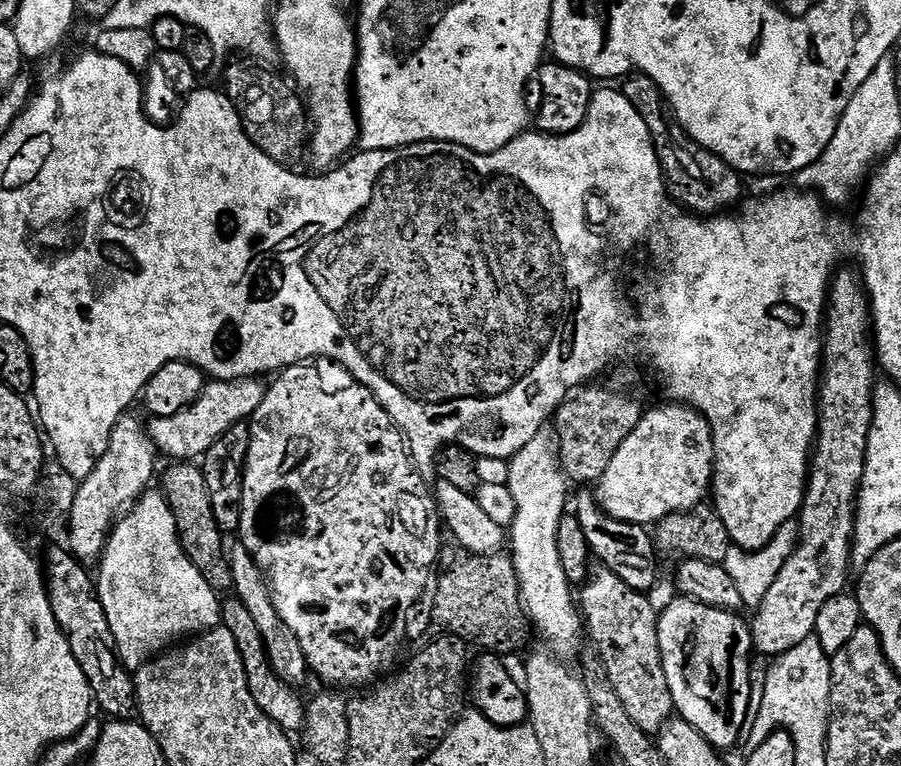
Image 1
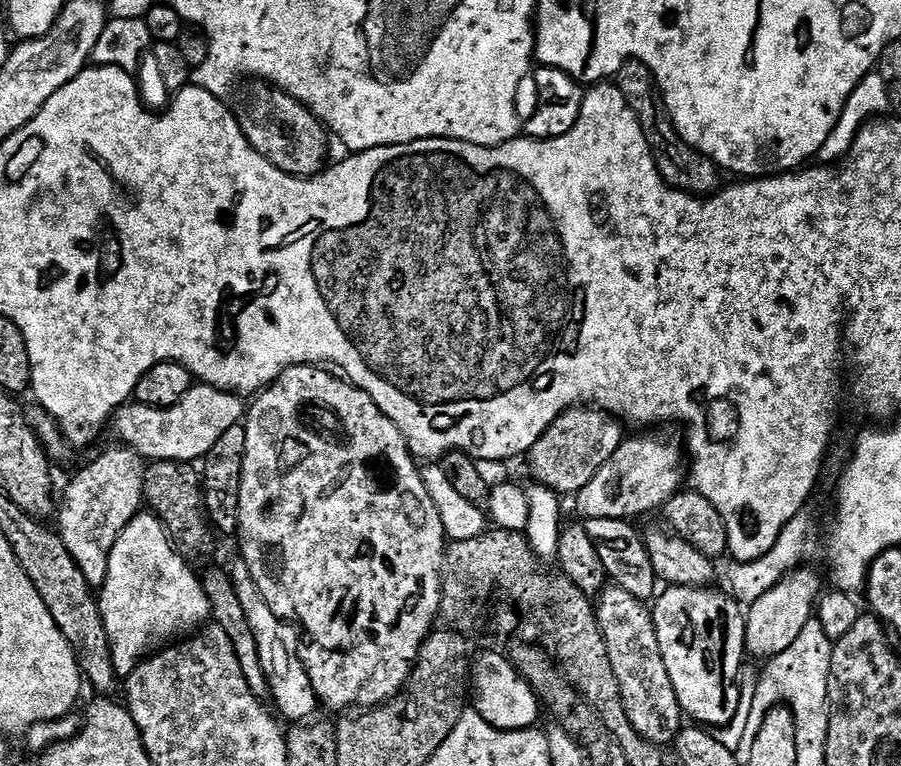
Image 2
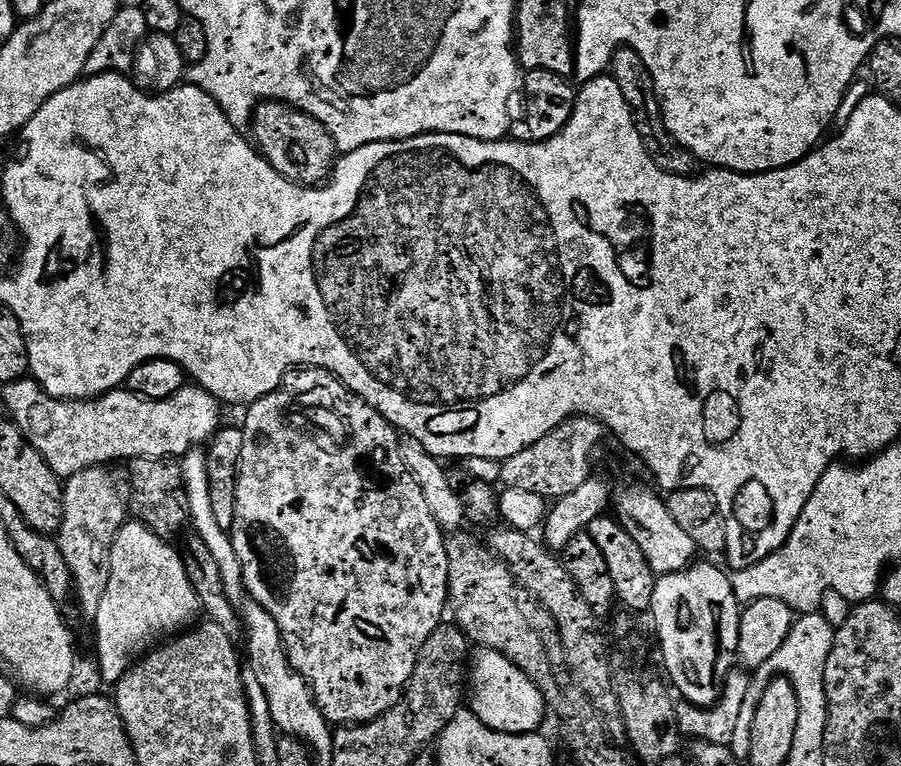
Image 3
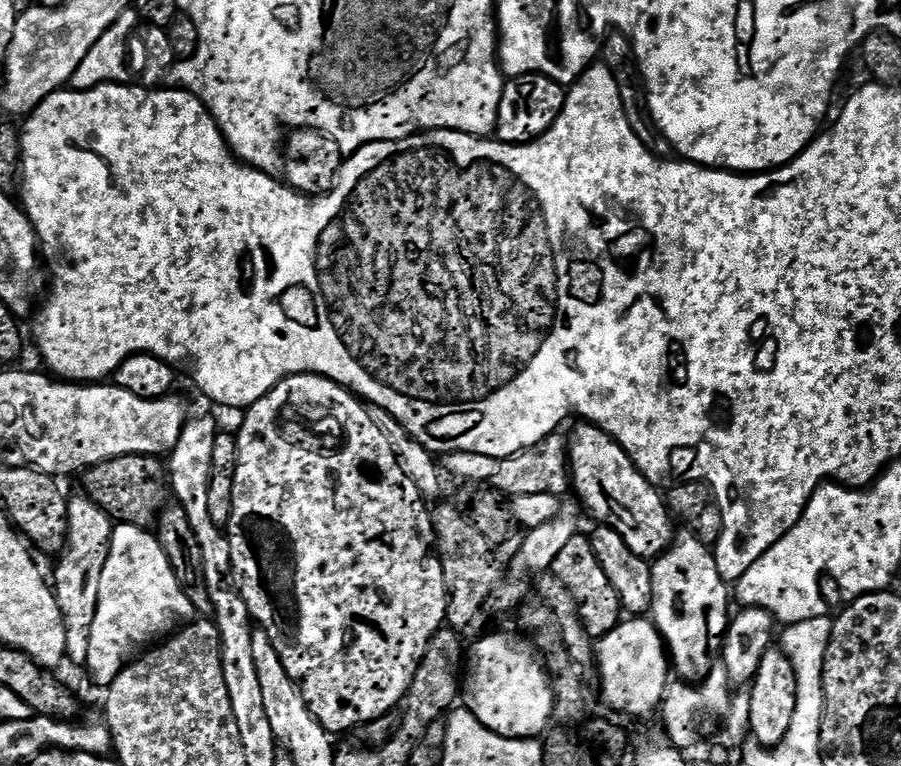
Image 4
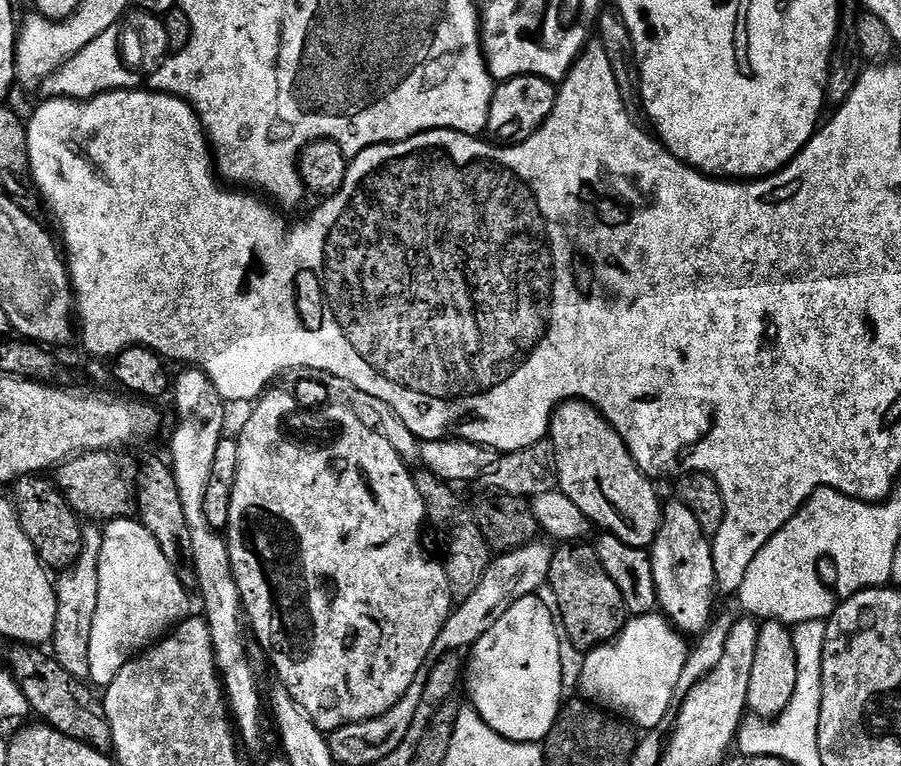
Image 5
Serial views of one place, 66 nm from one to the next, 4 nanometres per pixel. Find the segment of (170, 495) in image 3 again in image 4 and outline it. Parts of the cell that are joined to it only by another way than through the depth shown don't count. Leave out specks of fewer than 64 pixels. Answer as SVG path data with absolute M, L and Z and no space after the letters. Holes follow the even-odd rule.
M119 456L95 464L83 473L83 491L113 521L151 529L170 500L170 481L163 459L154 456Z

